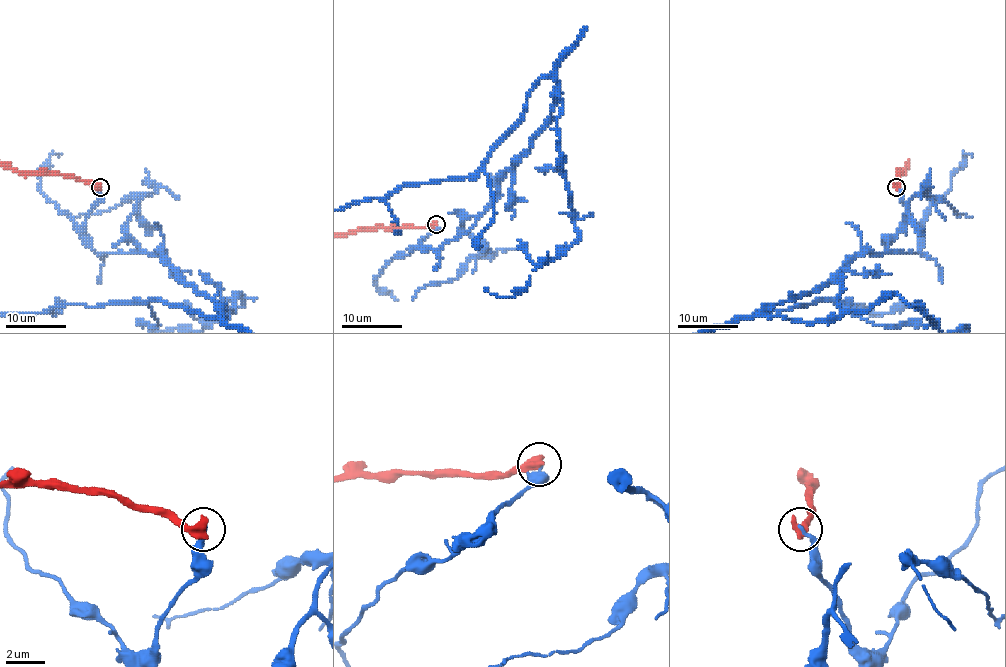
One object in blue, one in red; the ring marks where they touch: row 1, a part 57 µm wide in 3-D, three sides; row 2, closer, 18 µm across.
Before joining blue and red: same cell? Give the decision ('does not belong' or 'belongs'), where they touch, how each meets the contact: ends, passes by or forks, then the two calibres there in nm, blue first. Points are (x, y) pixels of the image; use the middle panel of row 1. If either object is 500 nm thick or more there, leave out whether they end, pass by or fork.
does not belong; place (436, 224); calibres 190 and 550 nm

